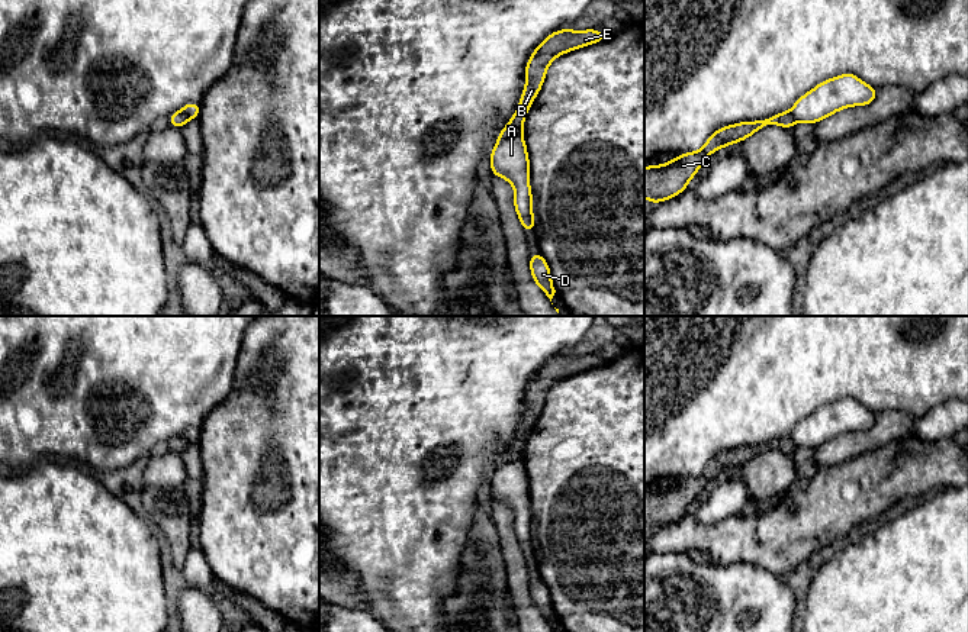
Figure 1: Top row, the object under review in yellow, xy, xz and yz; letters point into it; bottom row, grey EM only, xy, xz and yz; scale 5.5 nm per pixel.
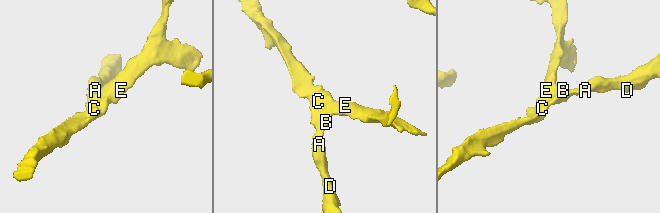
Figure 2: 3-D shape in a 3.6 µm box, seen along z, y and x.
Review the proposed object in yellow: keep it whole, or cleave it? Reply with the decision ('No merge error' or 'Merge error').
Merge error

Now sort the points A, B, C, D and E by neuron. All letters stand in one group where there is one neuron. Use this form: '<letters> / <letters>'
A D / B C E

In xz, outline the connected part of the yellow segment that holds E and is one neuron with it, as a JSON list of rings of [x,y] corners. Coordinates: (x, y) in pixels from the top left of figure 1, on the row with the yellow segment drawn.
[[[569,28],[551,32],[531,54],[525,64],[525,86],[514,116],[498,133],[498,142],[522,135],[525,116],[540,93],[546,72],[554,58],[570,51],[605,41],[599,29],[572,30]]]

